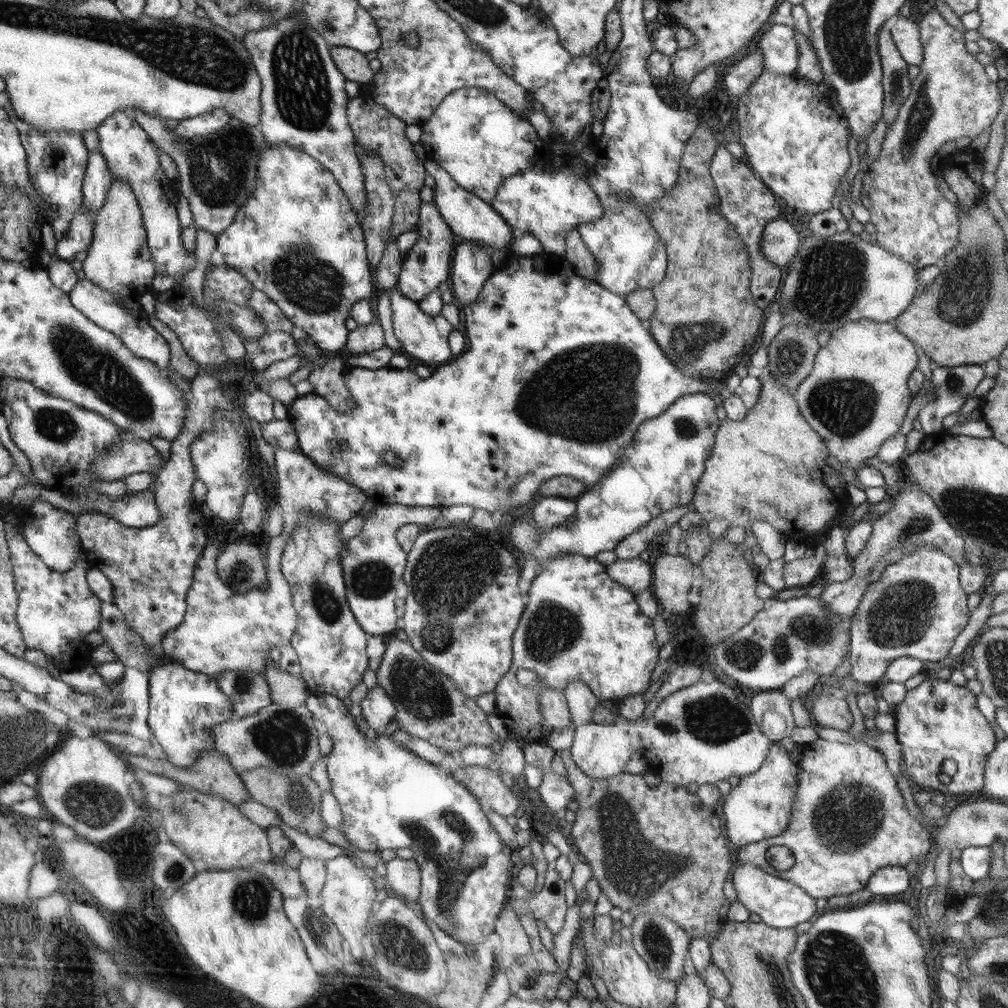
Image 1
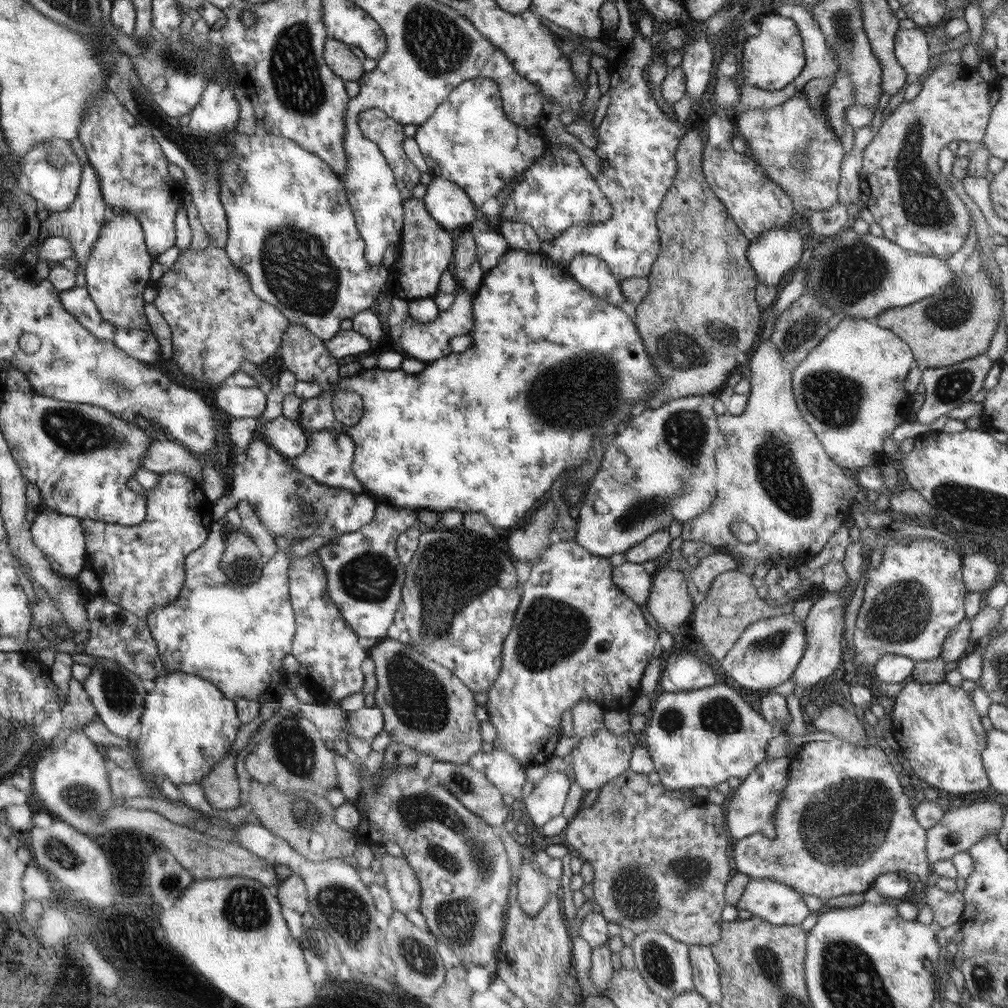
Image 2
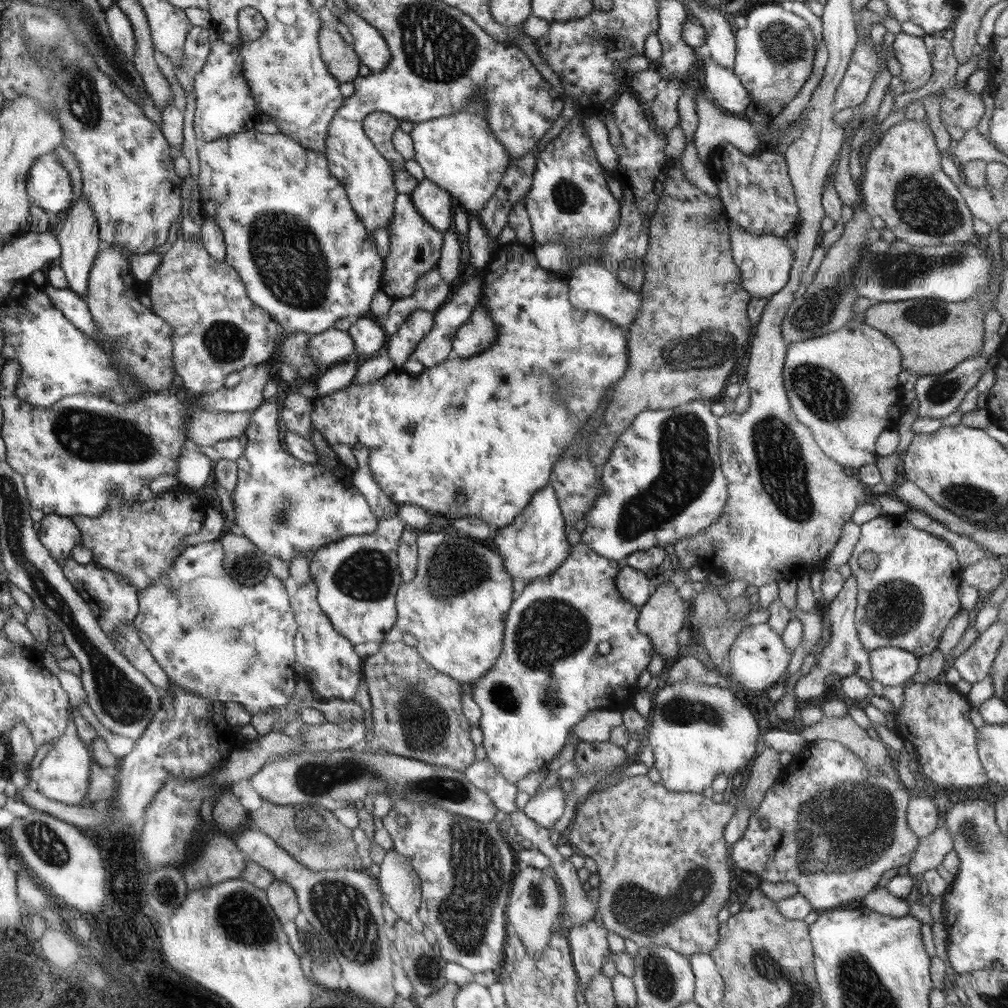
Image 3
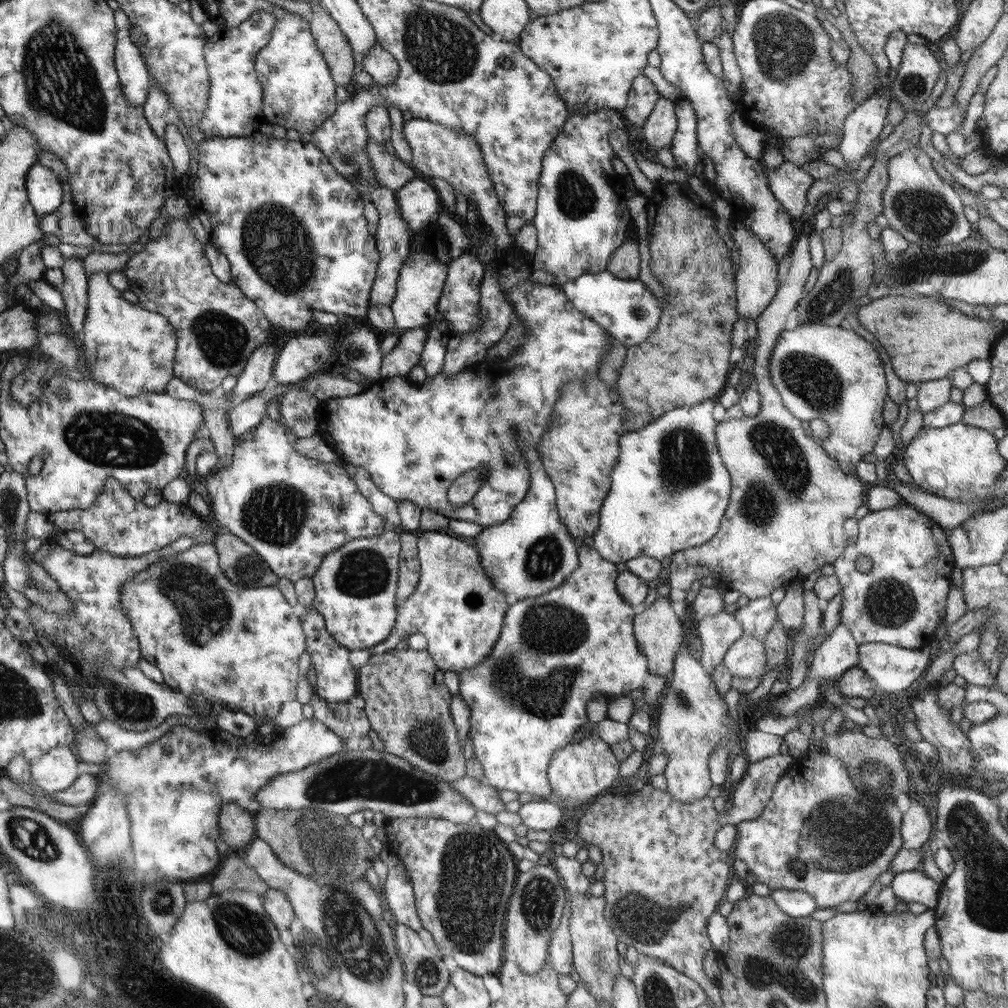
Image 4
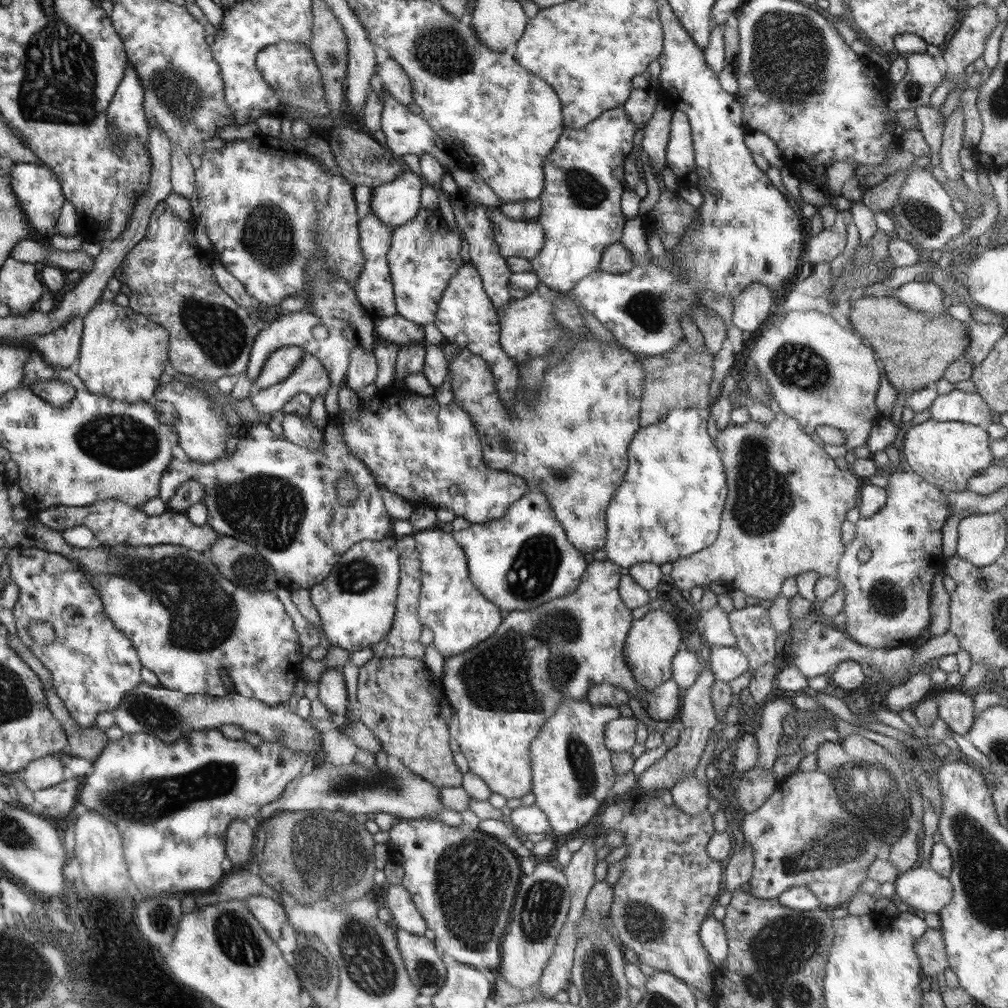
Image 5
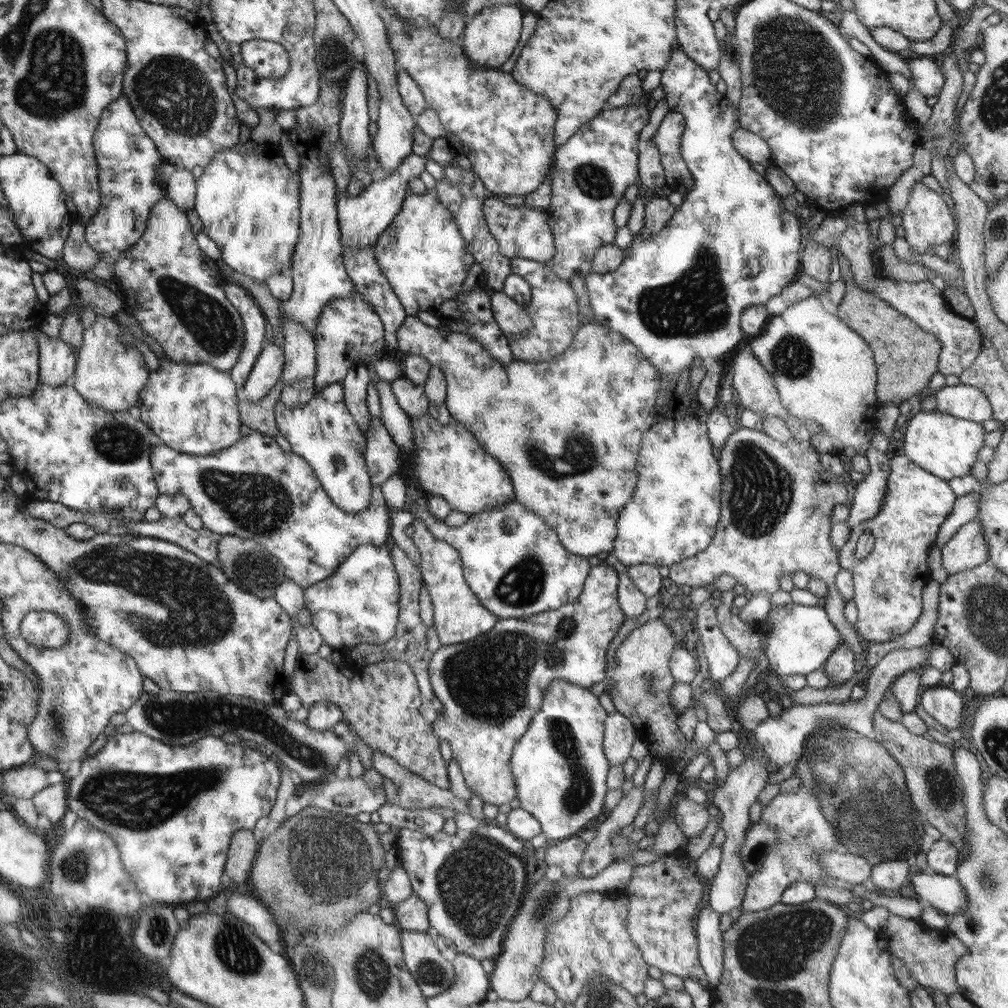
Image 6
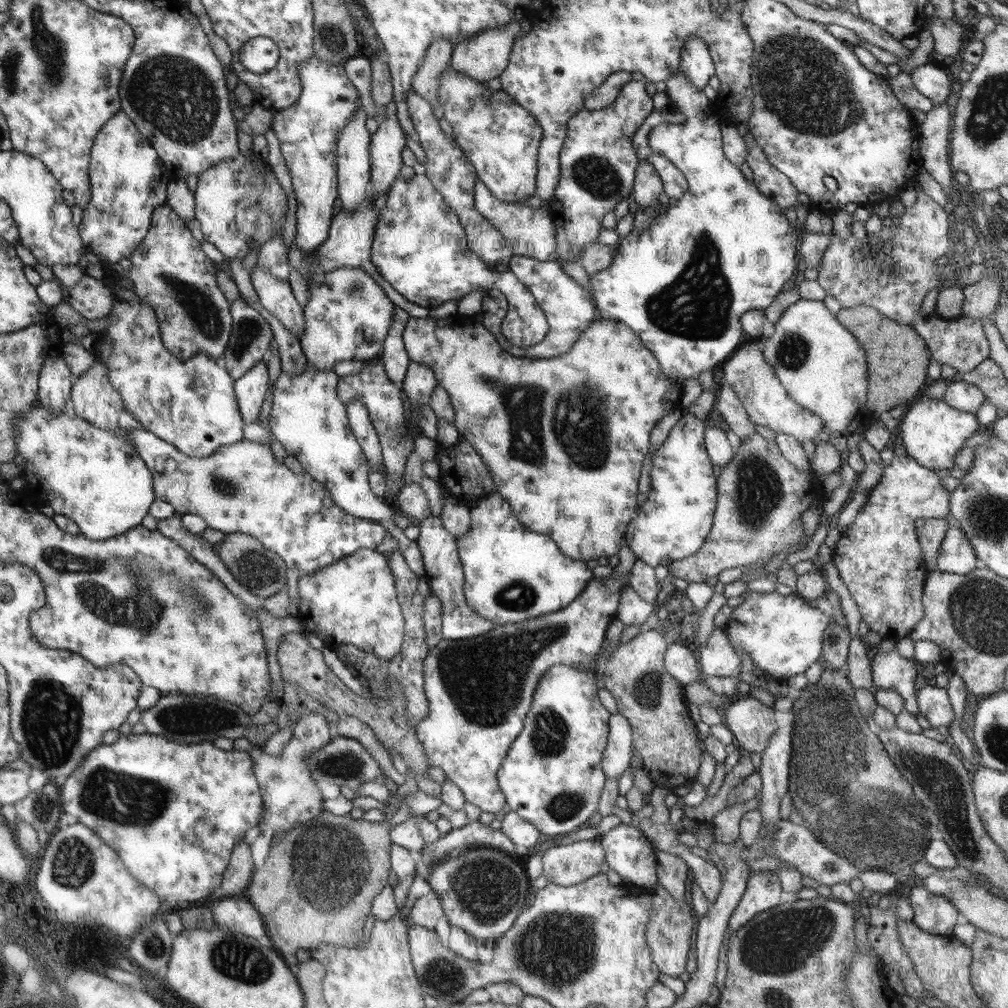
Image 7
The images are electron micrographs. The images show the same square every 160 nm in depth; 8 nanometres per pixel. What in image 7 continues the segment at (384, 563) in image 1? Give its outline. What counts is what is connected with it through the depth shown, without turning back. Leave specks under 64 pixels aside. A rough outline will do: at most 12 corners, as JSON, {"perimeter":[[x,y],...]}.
{"perimeter":[[364,548],[302,575],[297,619],[326,645],[384,660],[405,618]]}

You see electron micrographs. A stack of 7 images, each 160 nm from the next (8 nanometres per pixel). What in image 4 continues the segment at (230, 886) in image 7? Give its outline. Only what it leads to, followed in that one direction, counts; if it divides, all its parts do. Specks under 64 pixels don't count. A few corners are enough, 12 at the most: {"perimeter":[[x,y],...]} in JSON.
{"perimeter":[[233,802],[220,814],[230,853],[254,838],[252,813]]}

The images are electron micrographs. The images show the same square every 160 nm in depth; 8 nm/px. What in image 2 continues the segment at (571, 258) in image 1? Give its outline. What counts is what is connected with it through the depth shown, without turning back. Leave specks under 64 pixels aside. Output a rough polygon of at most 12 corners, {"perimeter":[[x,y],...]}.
{"perimeter":[[576,255],[570,276],[594,296],[620,308],[625,301],[609,266]]}

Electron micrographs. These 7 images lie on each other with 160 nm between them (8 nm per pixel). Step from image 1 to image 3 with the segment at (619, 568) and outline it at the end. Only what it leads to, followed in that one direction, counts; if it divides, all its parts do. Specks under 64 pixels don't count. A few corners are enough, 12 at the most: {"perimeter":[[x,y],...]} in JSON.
{"perimeter":[[631,566],[619,569],[618,592],[636,607],[650,598],[650,579]]}

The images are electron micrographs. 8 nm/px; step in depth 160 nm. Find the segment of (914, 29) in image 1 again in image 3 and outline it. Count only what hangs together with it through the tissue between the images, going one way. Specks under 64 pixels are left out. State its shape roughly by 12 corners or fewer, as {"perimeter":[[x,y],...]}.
{"perimeter":[[896,34],[891,45],[905,91],[933,74],[922,37]]}

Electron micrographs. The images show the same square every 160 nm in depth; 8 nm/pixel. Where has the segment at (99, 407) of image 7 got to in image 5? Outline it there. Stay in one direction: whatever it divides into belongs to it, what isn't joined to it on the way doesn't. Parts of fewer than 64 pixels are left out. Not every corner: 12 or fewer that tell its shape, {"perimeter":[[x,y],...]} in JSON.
{"perimeter":[[99,300],[83,316],[90,392],[151,401],[169,332]]}

